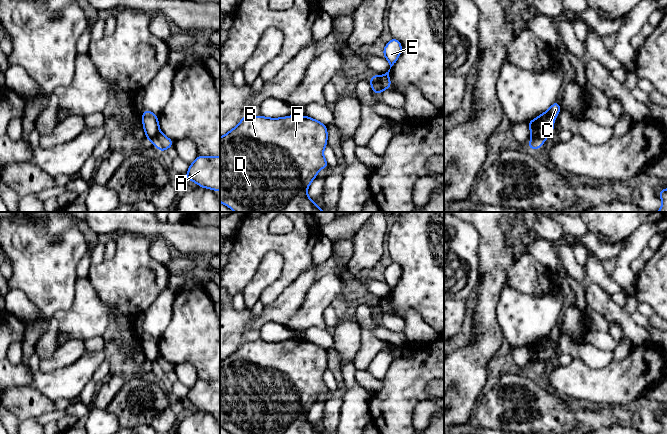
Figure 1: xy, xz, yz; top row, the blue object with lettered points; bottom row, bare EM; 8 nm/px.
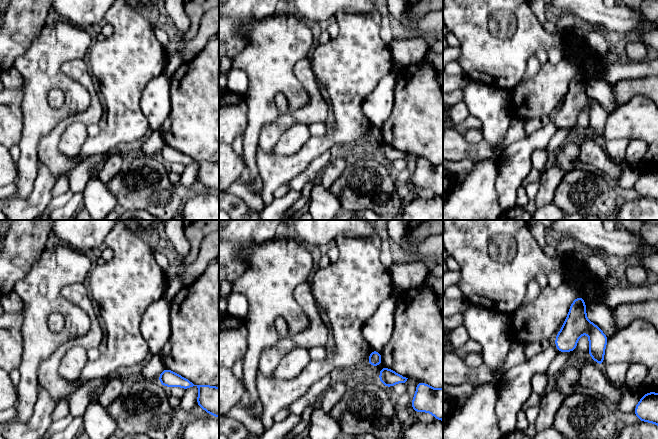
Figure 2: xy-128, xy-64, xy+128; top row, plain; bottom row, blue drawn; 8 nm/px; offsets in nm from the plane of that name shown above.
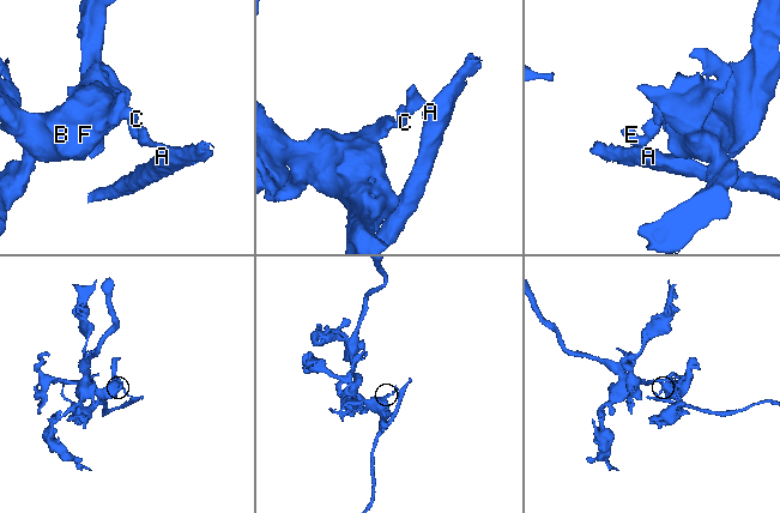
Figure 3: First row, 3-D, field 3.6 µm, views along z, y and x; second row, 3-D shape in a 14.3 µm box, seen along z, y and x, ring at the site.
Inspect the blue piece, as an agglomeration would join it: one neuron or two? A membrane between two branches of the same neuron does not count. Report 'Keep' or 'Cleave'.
Cleave

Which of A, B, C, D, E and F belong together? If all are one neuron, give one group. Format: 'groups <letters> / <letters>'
groups A E / B C D F

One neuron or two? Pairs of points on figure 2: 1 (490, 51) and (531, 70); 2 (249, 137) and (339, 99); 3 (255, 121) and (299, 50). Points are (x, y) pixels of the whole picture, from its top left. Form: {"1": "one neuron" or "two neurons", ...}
{"1": "two neurons", "2": "two neurons", "3": "one neuron"}

